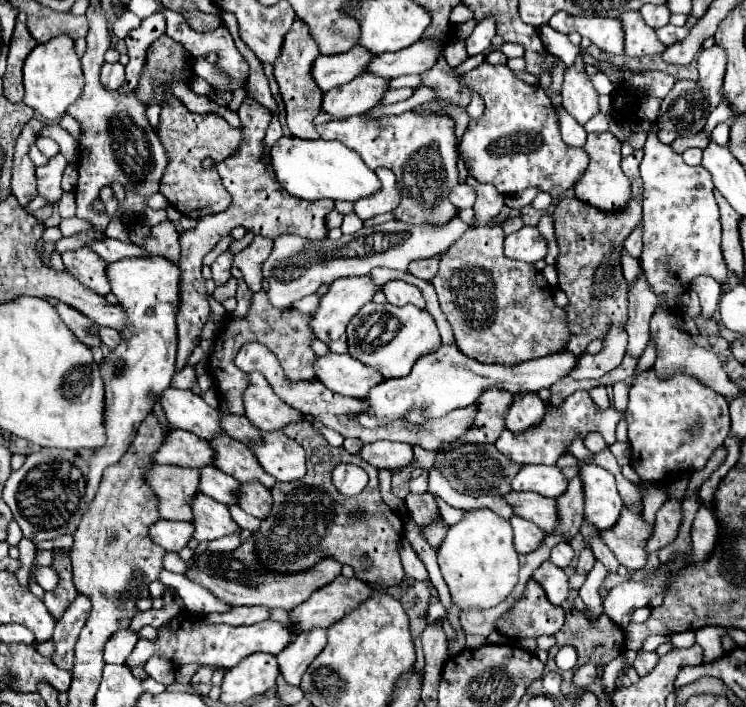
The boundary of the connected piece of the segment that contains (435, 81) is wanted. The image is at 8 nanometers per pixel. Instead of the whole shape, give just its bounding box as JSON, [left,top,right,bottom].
[422,56,470,106]

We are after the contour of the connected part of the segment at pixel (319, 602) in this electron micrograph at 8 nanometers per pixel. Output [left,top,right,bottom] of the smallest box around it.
[290,575,371,630]

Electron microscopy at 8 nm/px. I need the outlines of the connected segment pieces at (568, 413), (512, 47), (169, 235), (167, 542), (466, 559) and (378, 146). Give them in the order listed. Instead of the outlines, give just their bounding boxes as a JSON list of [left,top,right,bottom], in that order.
[[494,392,622,466],[490,42,524,58],[144,220,180,262],[150,520,194,552],[438,508,518,608],[316,112,458,224]]

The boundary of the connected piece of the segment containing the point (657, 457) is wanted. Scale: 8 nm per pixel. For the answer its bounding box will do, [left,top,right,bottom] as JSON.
[626,372,730,482]

